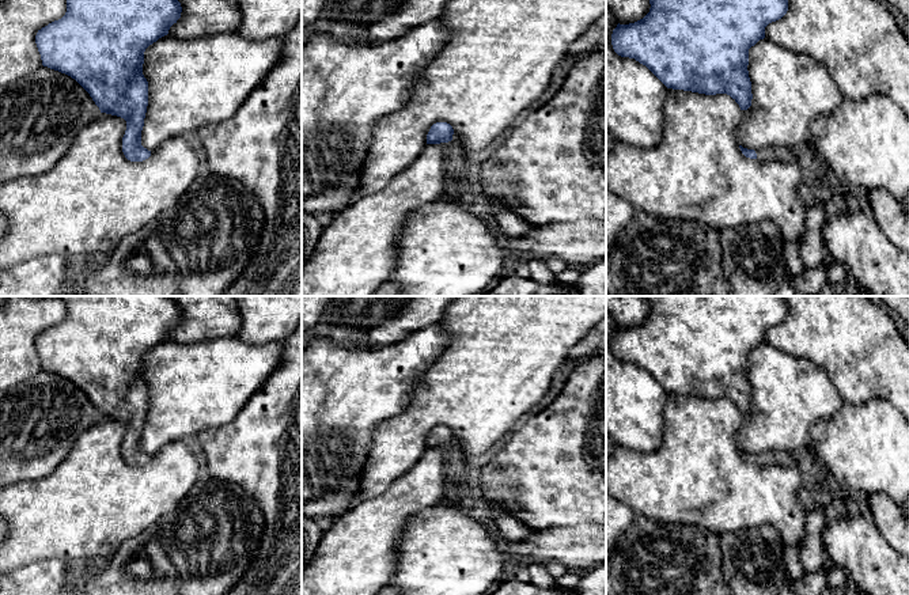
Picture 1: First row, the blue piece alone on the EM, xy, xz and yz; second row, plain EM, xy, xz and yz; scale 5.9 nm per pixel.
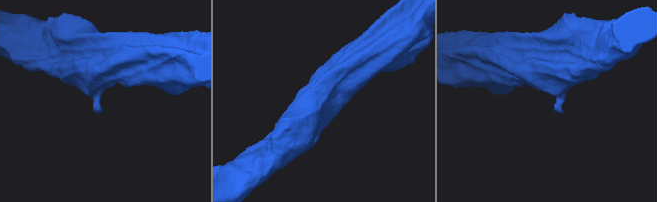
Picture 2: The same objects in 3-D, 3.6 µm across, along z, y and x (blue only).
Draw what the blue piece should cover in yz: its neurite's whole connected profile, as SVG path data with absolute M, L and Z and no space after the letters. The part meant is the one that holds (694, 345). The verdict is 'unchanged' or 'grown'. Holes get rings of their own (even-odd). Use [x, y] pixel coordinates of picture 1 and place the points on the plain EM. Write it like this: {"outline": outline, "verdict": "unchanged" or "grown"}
{"outline": "M645 296L649 317L629 329L617 329L611 338L614 356L645 369L667 393L705 399L727 398L741 412L751 410L749 382L749 353L765 342L765 331L781 323L788 315L784 296Z", "verdict": "unchanged"}

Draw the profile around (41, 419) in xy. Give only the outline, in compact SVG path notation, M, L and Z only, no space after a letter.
M43 369L0 393L0 490L48 477L99 418L75 383Z

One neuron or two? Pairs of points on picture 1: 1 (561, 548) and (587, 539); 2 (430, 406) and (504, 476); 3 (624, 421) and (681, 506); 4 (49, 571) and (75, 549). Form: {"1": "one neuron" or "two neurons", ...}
{"1": "one neuron", "2": "two neurons", "3": "two neurons", "4": "two neurons"}

